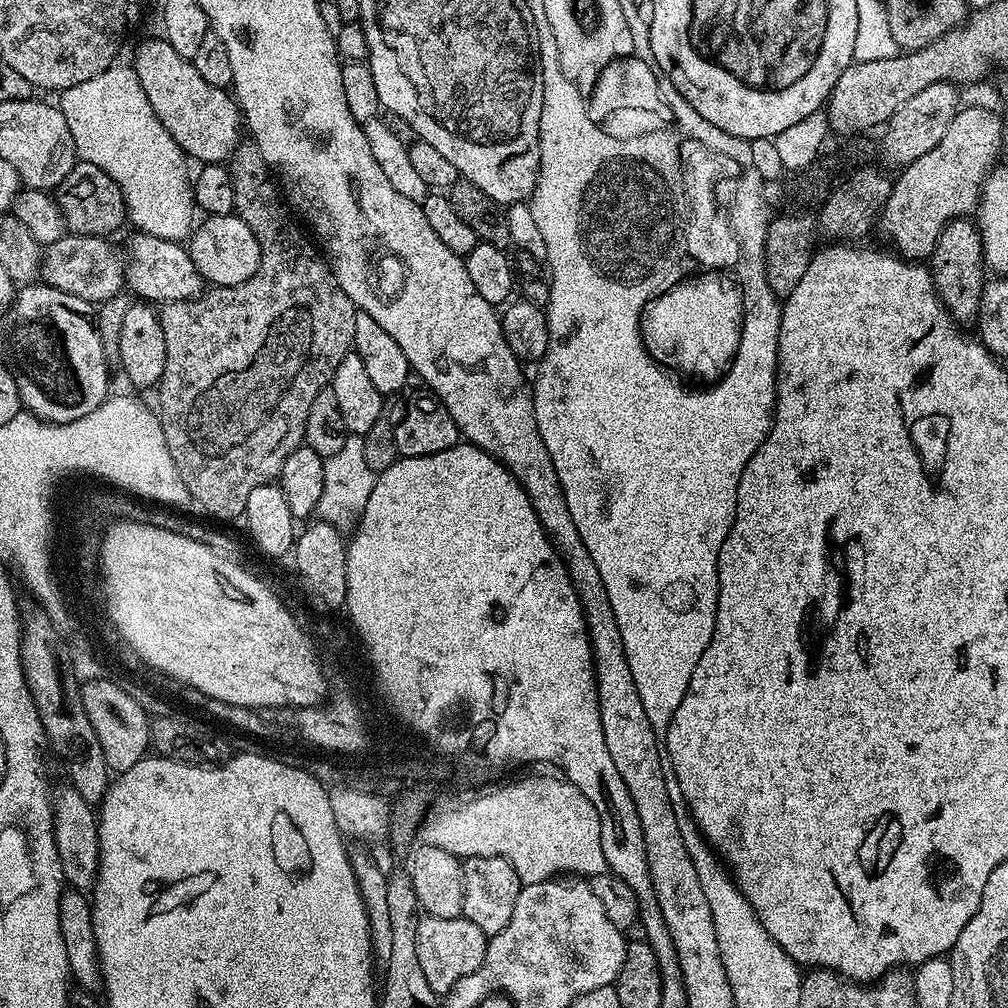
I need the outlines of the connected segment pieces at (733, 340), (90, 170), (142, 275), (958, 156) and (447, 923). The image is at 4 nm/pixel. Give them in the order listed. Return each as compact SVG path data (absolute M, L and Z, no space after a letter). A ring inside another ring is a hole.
M700 270L688 277L687 280L677 284L669 283L665 293L655 293L644 303L644 309L640 311L640 337L650 354L650 358L655 360L661 368L677 377L685 378L689 376L692 380L708 380L704 382L719 382L723 380L728 369L732 367L732 360L736 356L736 351L740 345L740 331L744 325L744 289L738 283L735 275L727 276L729 273L724 270Z
M85 160L77 162L70 170L70 174L66 174L66 178L62 178L62 182L54 189L54 195L64 219L65 229L73 236L107 237L112 234L108 232L116 232L120 227L125 227L128 211L124 205L122 190L116 185L114 178L110 178L102 170L98 170L98 166L94 166L90 162Z
M145 232L133 235L133 237L132 245L128 248L129 257L127 256L126 260L126 284L129 289L132 287L140 295L137 297L141 301L157 302L156 300L160 300L161 305L166 305L171 300L193 300L200 295L206 281L198 274L187 247L183 243L166 238L154 238Z
M961 107L946 129L942 142L938 142L934 150L922 154L922 158L914 158L914 162L899 169L900 177L897 175L893 179L890 198L886 198L886 206L878 217L878 228L884 231L885 238L893 244L891 247L899 255L913 262L927 261L938 242L938 234L942 234L944 227L951 220L967 217L977 211L984 180L997 167L996 155L1002 151L1002 134L1005 130L1005 125L1000 125L999 118L990 109Z
M421 915L418 922L418 962L422 965L422 971L426 973L426 982L430 982L430 990L434 990L437 997L444 997L458 982L458 978L466 978L466 974L474 974L482 966L486 958L489 937L485 936L474 922L465 920L463 916L458 918L434 918L433 916Z

